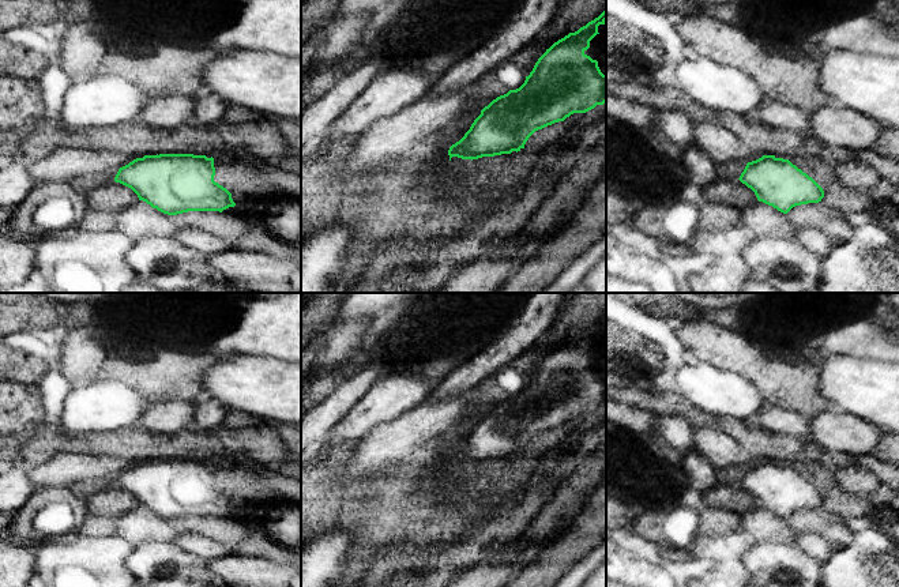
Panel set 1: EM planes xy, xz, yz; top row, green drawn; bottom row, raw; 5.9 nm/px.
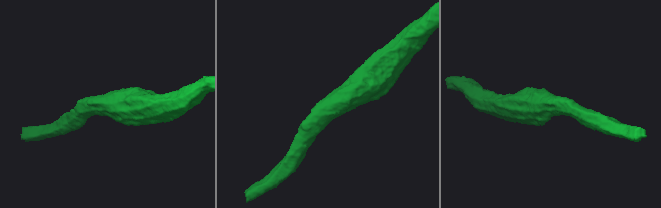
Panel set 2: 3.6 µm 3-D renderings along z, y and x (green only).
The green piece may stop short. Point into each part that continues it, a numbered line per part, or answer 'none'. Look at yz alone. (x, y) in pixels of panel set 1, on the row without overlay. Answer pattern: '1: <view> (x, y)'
none

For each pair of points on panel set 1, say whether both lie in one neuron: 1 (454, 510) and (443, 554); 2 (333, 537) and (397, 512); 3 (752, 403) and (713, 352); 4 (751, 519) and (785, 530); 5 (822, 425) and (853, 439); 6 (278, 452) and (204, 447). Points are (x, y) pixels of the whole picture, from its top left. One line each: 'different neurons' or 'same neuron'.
1: same neuron
2: different neurons
3: different neurons
4: same neuron
5: same neuron
6: same neuron

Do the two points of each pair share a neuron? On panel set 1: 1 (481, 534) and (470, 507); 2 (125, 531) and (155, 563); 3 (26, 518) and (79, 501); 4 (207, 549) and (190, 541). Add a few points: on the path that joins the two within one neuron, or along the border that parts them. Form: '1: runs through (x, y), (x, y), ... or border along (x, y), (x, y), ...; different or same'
1: runs through (481, 527), (477, 514); same
2: border along (173, 541), (153, 542); different
3: runs through (36, 504), (46, 495), (66, 495); same
4: runs through (203, 546), (194, 542); same

